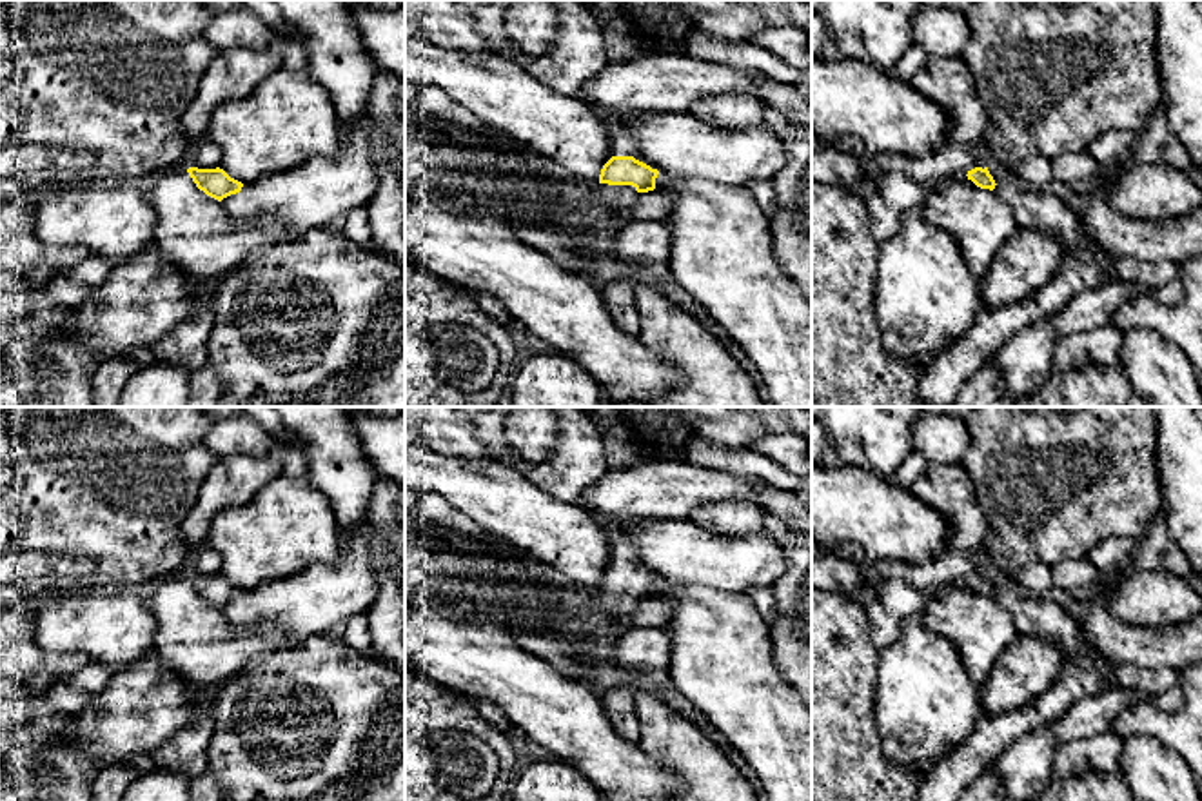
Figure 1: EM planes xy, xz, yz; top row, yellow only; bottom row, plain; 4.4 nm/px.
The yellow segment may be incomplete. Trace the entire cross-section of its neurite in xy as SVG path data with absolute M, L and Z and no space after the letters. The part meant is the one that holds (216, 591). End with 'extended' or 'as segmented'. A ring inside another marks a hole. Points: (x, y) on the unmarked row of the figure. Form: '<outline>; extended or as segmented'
M361 521L340 536L340 556L334 563L314 563L300 574L252 590L241 590L220 574L189 574L187 579L232 627L271 621L292 647L316 634L341 634L352 616L367 612L378 592L372 538L372 527Z; extended

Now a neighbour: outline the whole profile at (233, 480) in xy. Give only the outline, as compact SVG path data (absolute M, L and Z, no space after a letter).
M258 456L218 458L182 523L182 536L191 554L205 545L211 523L220 510L249 503L260 489L280 478L281 467L278 461Z

